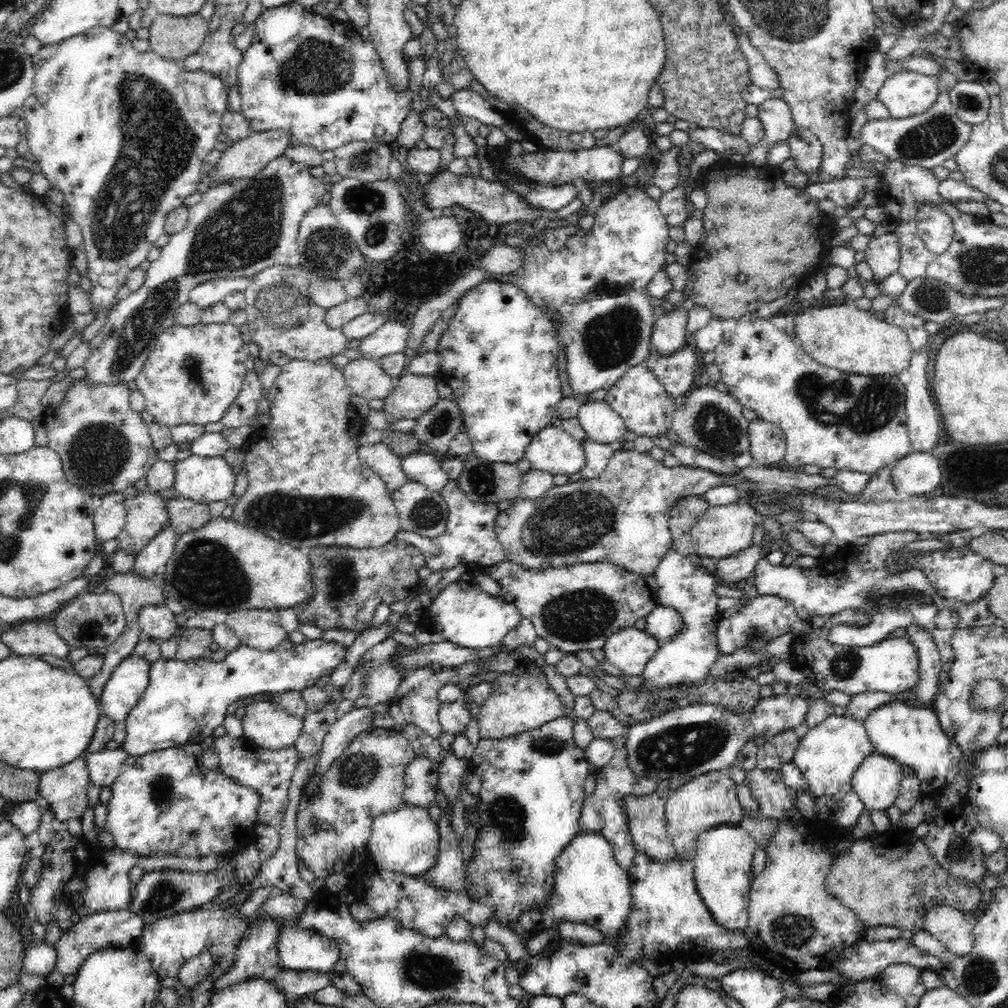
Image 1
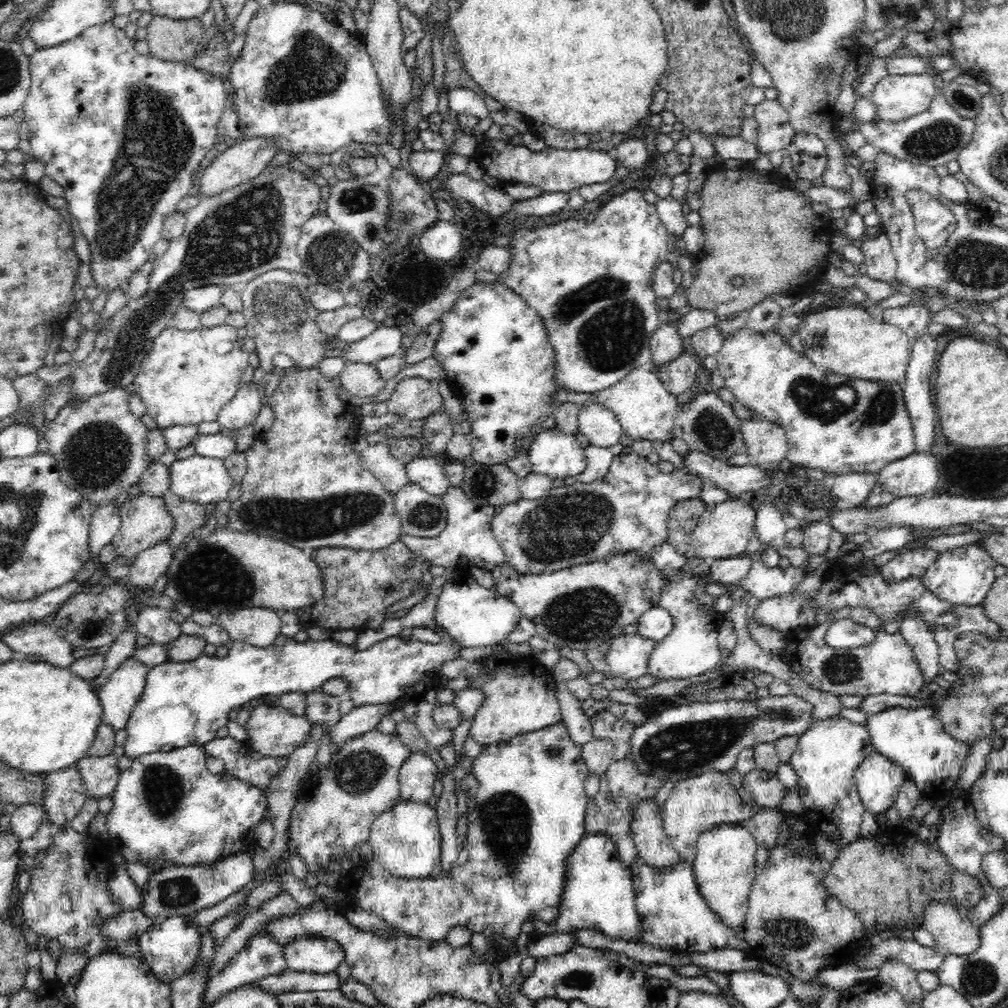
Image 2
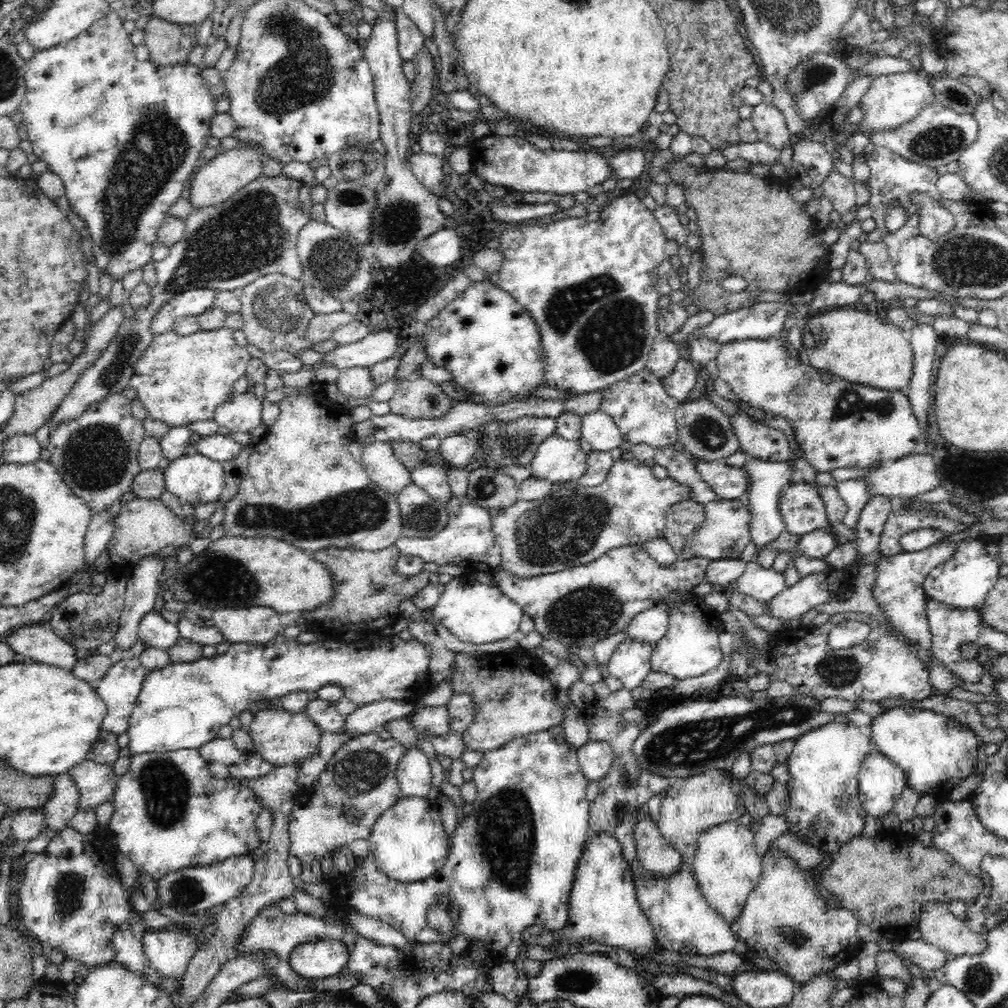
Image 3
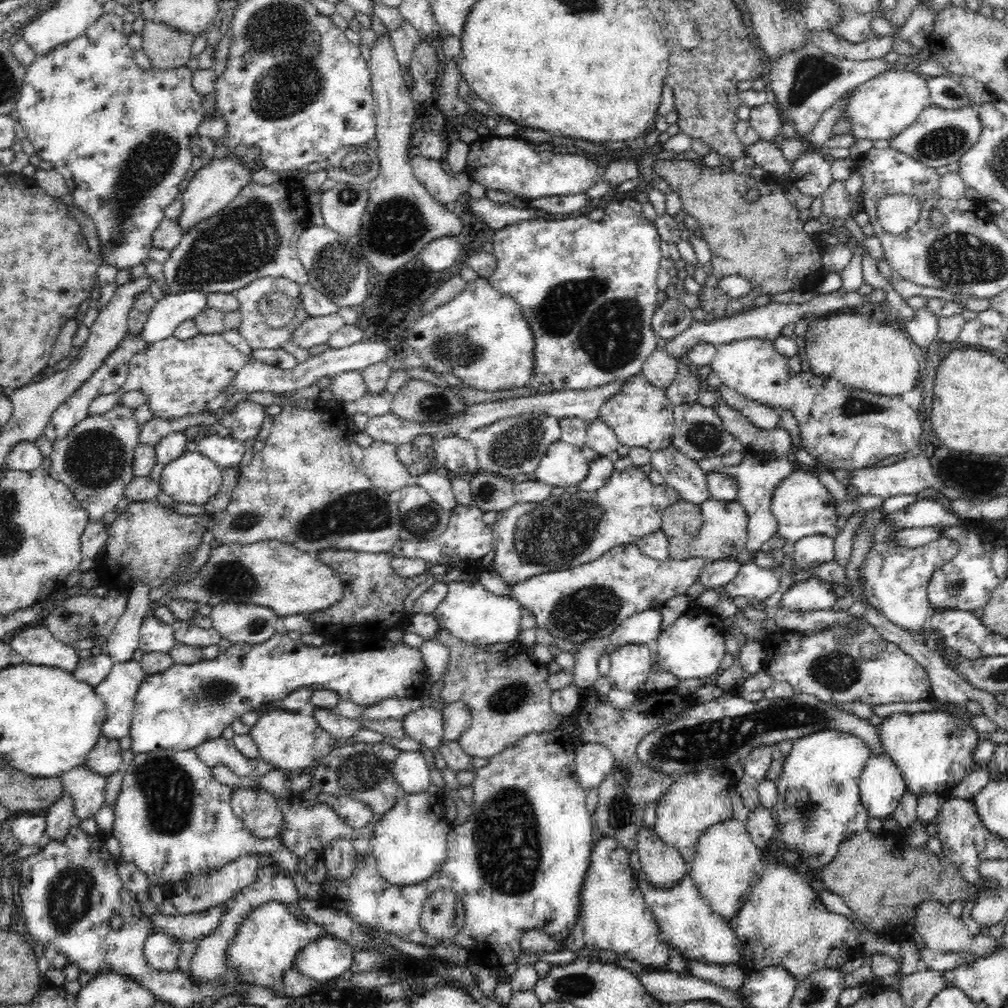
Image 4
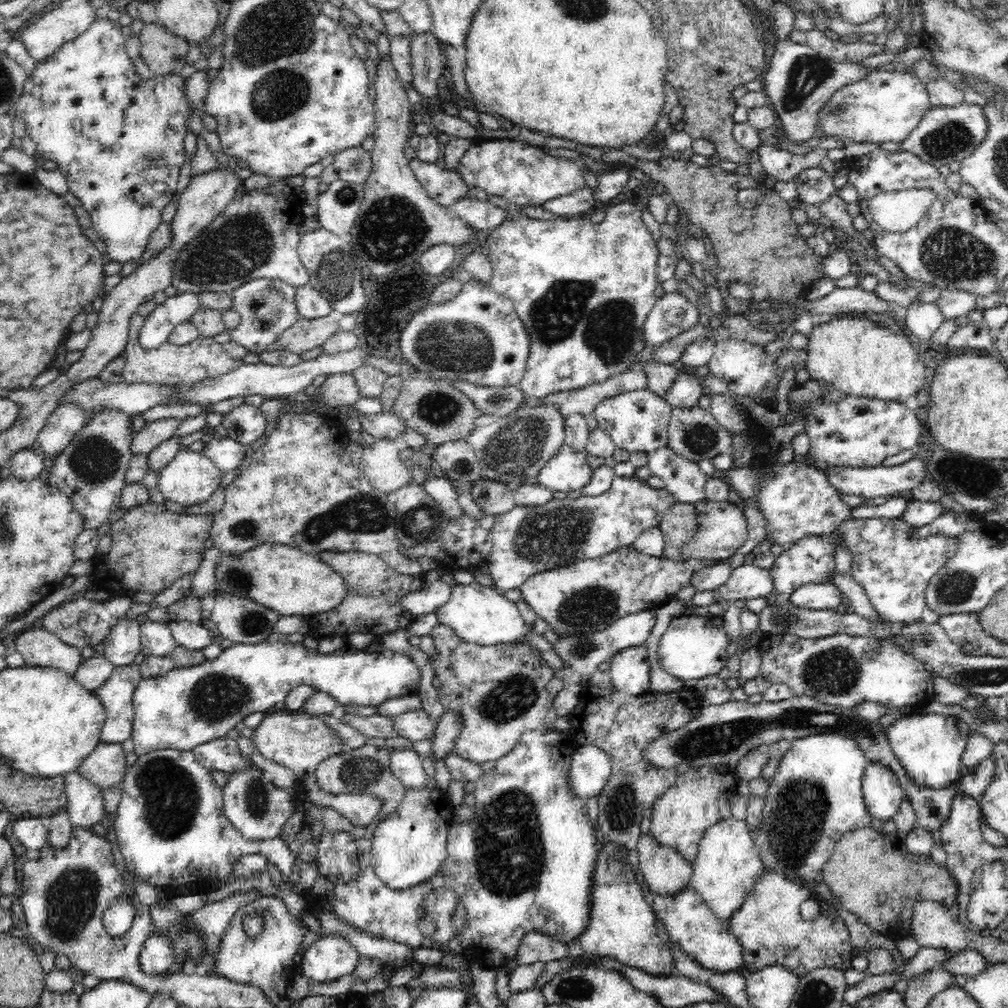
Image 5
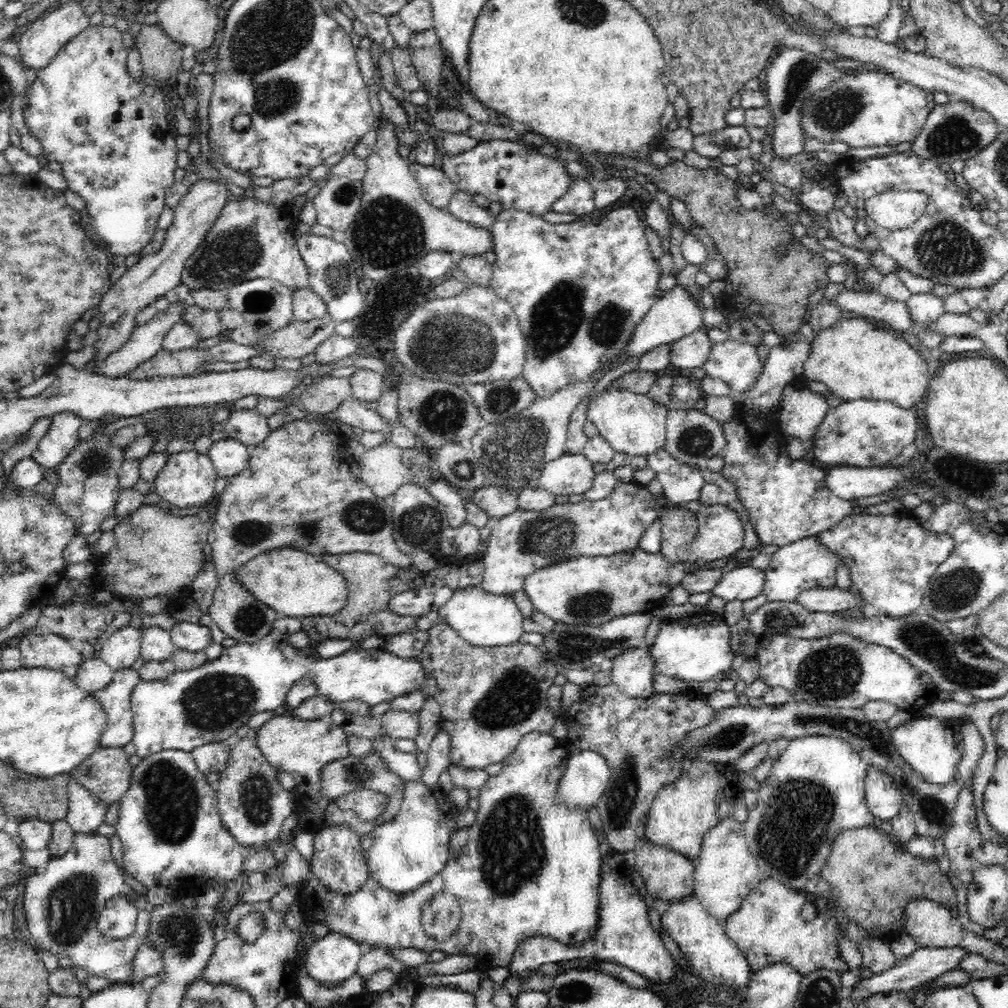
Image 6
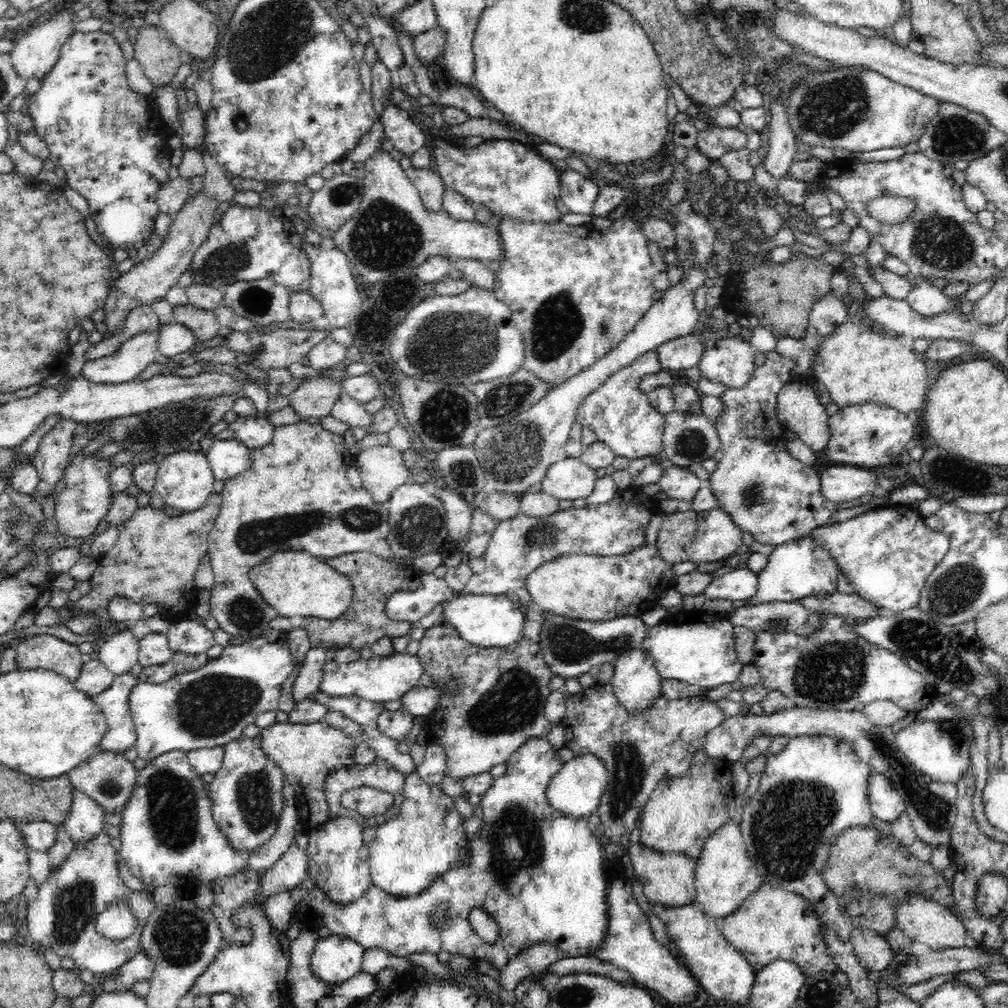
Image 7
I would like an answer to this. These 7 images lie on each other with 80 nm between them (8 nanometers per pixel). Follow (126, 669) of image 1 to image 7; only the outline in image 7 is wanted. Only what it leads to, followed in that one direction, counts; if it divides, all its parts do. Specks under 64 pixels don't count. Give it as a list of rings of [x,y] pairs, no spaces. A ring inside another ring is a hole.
[[[132,672],[120,674],[108,690],[93,696],[93,701],[104,713],[107,731],[99,743],[99,749],[110,753],[124,754],[136,744],[135,722],[128,704],[129,695],[139,678]]]

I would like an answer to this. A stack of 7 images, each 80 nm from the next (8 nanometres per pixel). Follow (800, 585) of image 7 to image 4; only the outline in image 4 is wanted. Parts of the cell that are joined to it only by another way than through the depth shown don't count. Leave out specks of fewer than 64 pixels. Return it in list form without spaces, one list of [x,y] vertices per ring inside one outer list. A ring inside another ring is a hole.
[[[812,535],[801,538],[795,544],[794,565],[795,583],[812,577],[810,567],[834,560],[834,538],[826,535]]]

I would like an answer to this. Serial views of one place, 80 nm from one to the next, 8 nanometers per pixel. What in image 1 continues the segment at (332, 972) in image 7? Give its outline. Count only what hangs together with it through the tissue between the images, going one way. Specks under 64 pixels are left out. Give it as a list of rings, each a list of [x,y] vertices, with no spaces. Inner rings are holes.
[[[283,919],[277,940],[277,953],[279,962],[283,968],[294,971],[333,971],[334,964],[340,959],[339,944],[320,933],[312,932],[298,925],[292,925],[291,919]]]

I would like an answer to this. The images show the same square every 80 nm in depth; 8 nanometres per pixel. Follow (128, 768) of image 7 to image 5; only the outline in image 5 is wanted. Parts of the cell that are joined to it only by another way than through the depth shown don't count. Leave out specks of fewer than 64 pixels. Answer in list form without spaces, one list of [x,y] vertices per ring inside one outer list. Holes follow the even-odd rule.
[[[100,742],[84,763],[76,768],[76,772],[92,785],[100,787],[100,791],[114,785],[122,788],[127,769],[126,756],[121,745]]]

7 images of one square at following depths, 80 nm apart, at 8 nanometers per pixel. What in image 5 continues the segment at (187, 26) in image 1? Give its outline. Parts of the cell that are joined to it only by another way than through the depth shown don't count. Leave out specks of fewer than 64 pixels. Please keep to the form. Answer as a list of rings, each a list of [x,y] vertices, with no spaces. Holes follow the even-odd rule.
[[[146,23],[138,34],[141,58],[146,62],[150,72],[156,76],[180,73],[186,66],[188,41],[178,37],[164,25]]]

